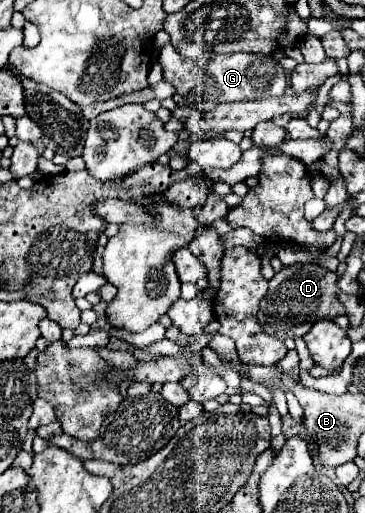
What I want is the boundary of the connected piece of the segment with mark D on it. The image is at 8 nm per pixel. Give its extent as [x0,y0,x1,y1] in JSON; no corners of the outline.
[258,263,344,341]

